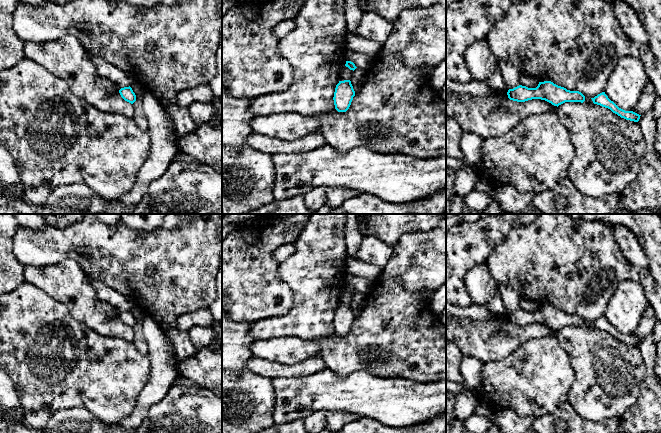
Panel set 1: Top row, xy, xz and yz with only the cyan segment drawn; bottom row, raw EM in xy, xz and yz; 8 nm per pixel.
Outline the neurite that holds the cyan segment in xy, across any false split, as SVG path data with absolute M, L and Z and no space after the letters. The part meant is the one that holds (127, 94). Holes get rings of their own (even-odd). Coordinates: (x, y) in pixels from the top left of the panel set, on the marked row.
M130 86L121 88L119 90L119 93L125 101L127 101L131 104L133 104L136 101L136 95Z

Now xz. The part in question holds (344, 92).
M350 80L339 81L334 92L334 105L338 112L346 112L355 96Z

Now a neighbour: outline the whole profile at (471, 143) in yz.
M463 133L460 146L465 165L476 172L481 161L481 148L483 139L476 133Z

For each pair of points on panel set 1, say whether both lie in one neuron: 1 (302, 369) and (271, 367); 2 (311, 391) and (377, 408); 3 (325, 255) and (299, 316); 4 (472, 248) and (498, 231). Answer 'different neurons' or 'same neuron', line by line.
1: same neuron
2: same neuron
3: same neuron
4: same neuron

